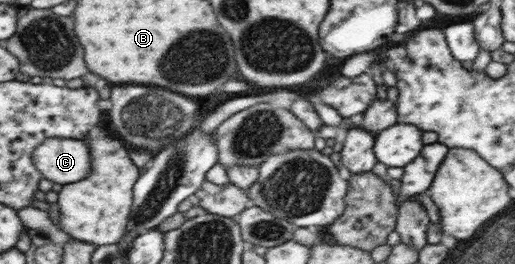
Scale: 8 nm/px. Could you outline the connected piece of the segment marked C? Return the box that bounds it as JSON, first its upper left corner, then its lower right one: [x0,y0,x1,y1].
[31,139,93,185]

